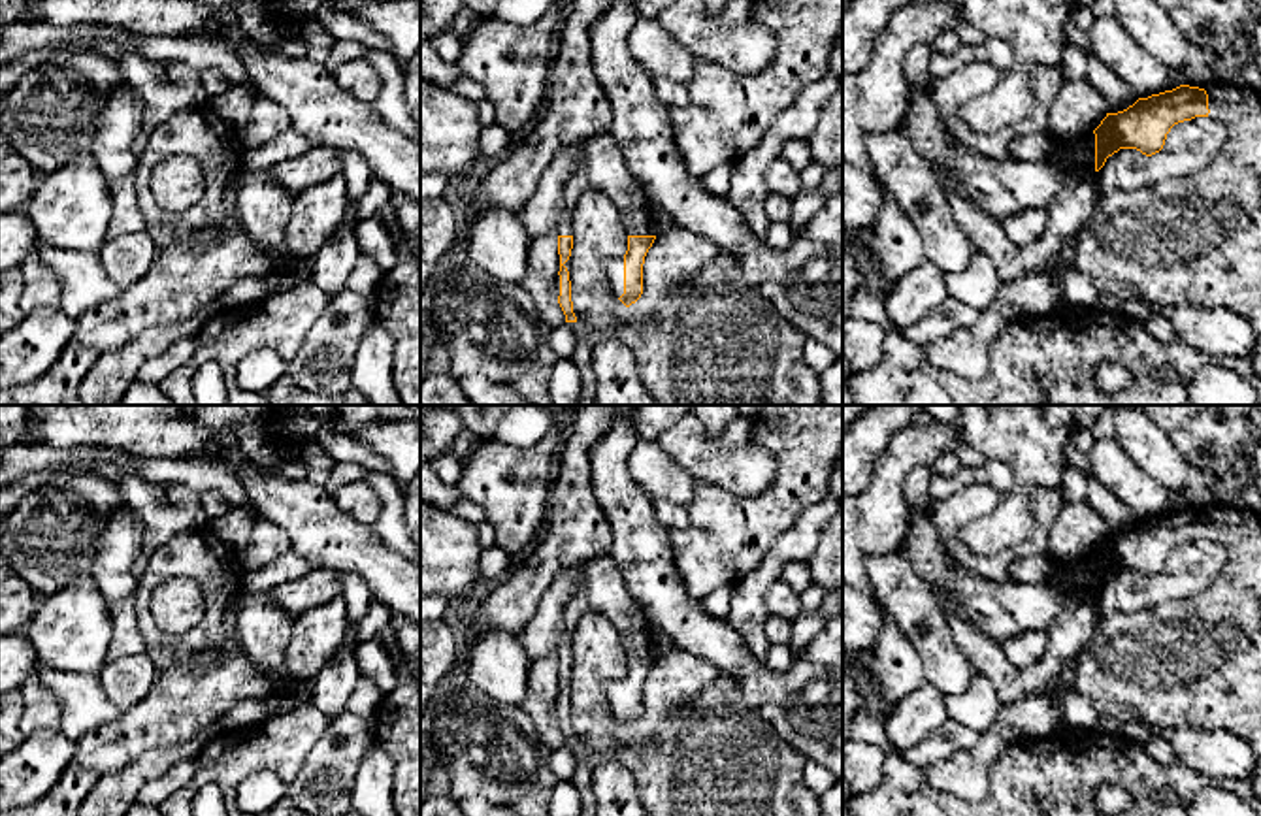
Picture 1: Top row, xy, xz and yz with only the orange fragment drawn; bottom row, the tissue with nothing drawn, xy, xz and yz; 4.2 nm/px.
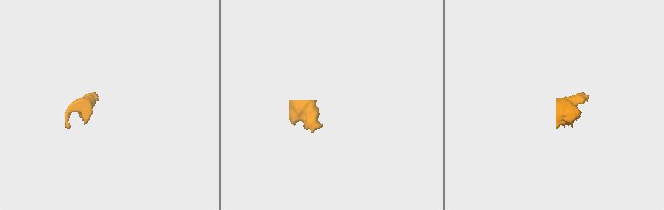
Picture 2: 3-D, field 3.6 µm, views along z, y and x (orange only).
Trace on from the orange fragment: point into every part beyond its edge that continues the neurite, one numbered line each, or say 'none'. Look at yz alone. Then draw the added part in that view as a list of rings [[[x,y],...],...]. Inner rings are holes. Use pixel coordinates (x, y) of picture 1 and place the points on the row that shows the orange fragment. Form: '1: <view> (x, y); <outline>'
1: yz (1195, 240); [[[1216,79],[1189,87],[1206,90],[1208,119],[1225,126],[1225,145],[1206,166],[1187,175],[1169,177],[1137,190],[1099,194],[1076,239],[1071,268],[1084,273],[1099,292],[1110,292],[1122,302],[1223,307],[1246,318],[1261,335],[1261,94]]]

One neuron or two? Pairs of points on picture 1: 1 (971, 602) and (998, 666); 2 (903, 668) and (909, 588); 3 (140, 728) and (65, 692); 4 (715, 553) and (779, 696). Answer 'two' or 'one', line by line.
1: two
2: two
3: two
4: two

